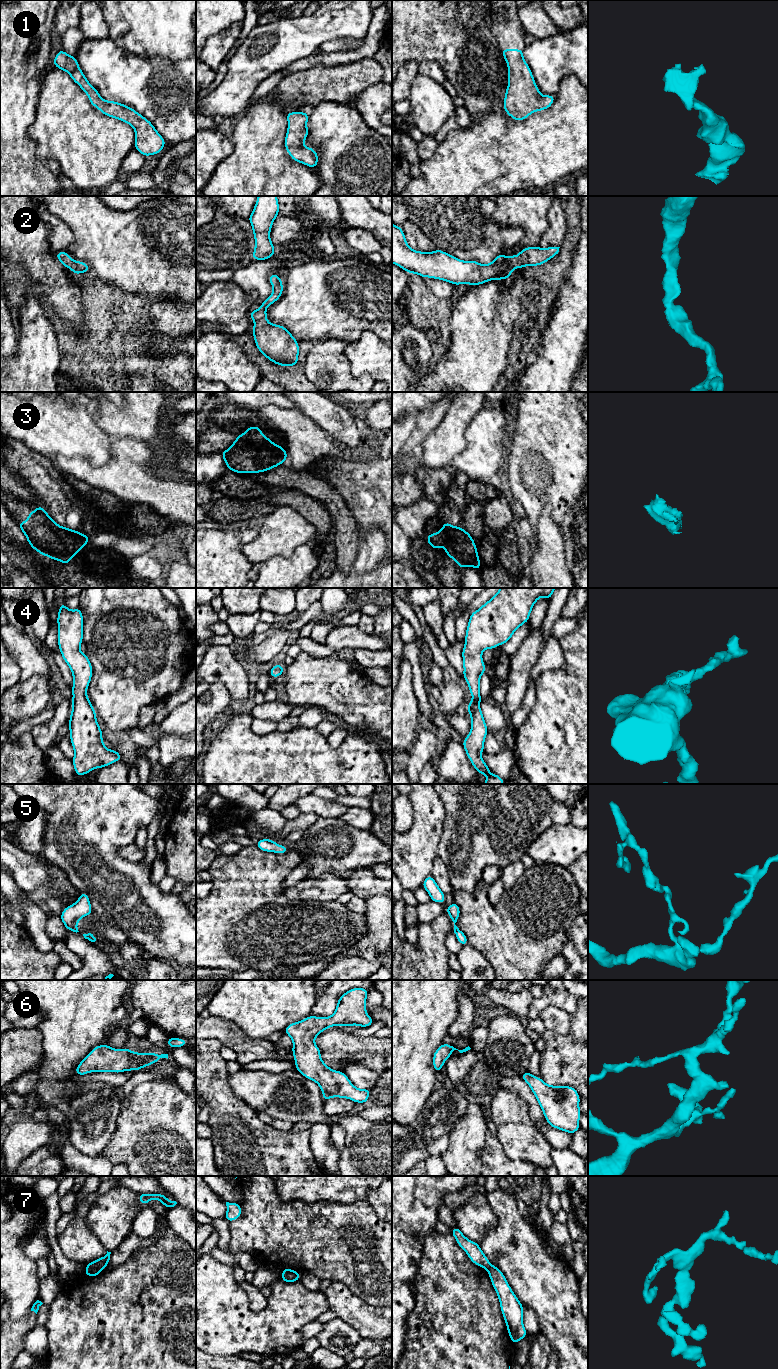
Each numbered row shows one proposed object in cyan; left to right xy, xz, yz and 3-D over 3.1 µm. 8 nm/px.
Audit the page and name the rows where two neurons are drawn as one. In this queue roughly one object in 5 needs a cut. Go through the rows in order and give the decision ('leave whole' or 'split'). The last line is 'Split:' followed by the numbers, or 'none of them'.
1: leave whole
2: leave whole
3: leave whole
4: leave whole
5: leave whole
6: leave whole
7: leave whole
Split: none of them

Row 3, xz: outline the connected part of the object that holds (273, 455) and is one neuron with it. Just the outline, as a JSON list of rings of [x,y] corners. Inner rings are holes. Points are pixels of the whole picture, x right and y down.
[[[259,426],[247,427],[247,431],[244,434],[238,434],[233,444],[220,454],[227,469],[235,473],[261,473],[287,462],[287,451],[263,435]]]

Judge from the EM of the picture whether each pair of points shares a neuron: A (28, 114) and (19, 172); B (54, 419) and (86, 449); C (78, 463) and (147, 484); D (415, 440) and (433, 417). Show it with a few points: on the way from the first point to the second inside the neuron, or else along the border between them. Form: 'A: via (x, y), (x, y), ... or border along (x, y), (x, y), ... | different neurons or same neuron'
A: via (19, 128), (19, 158) | same neuron
B: via (62, 427), (78, 441) | same neuron
C: via (95, 476), (130, 477) | same neuron
D: via (420, 434), (427, 423) | same neuron

